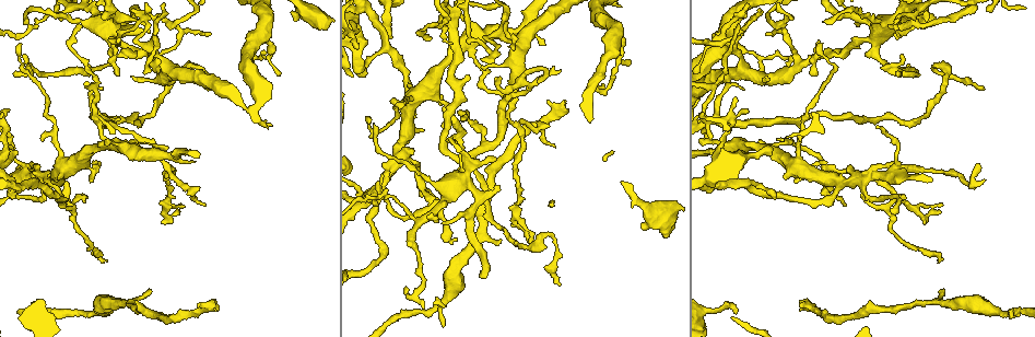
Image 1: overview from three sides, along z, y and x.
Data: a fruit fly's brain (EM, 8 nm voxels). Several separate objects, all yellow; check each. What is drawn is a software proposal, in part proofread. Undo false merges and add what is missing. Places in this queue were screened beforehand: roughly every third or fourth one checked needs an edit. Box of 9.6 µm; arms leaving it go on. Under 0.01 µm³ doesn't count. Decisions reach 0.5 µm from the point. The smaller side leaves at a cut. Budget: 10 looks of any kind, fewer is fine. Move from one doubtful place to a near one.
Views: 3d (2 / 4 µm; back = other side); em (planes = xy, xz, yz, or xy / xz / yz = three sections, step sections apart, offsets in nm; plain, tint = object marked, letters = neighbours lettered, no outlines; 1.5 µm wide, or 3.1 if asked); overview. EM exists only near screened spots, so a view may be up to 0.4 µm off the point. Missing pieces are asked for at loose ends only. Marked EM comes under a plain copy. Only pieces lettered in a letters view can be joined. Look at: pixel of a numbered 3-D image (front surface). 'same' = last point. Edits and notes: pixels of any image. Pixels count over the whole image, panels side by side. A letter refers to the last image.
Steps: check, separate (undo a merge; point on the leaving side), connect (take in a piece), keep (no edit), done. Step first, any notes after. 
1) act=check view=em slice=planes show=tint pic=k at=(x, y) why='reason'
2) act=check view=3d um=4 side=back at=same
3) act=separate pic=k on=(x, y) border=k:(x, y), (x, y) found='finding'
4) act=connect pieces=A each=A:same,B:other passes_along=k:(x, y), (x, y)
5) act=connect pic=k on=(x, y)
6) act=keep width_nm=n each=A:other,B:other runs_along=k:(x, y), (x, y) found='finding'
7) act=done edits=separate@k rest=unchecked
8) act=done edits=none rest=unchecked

act=check view=em slice=xy step=8 show=letters pic=1 at=(23, 21) why='tapers out'

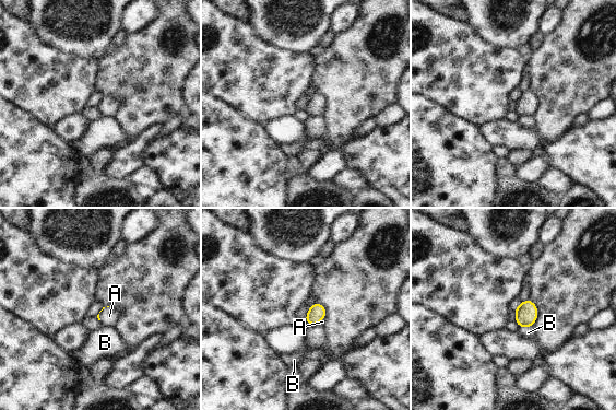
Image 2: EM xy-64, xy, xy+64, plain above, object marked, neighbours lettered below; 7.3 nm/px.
act=check view=em slice=planes show=letters at=same

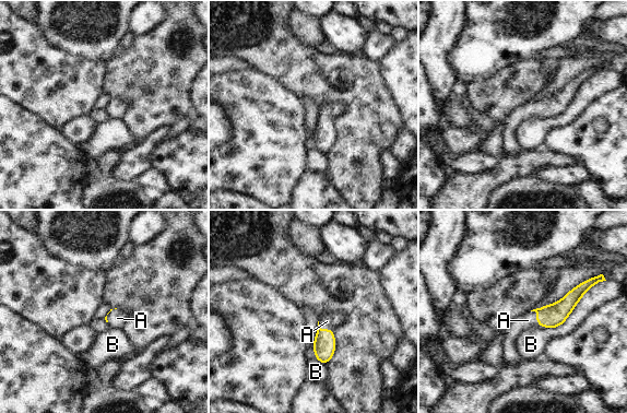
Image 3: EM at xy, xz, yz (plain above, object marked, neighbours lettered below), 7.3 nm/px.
act=connect pieces=A each=A:same,B:other passes_along=3:(552, 316), (536, 321), (528, 320) found='it goes on there'

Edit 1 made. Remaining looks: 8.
act=check view=em slice=xz step=8 show=letters pic=1 at=(30, 67) why='an open end'

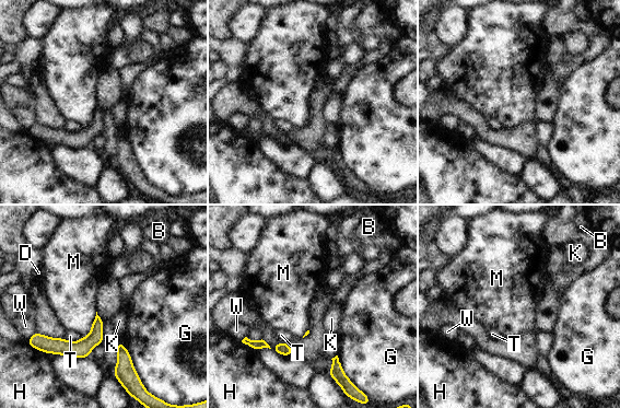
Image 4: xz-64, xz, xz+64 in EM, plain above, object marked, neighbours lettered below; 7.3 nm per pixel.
act=keep each=B:other,D:other,G:other,H:other,K:other,M:other,T:other,W:other runs_along=4:(100, 322), (83, 347), (36, 336) found='no lettered piece goes on from it'

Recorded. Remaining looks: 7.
act=check view=3d um=2 pic=1 at=(942, 203) why='thin end'

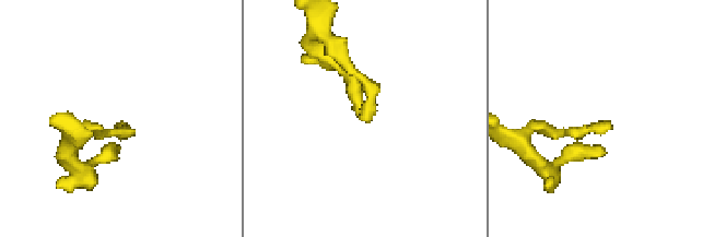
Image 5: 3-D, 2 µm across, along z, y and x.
act=check view=em slice=xz step=8 show=tint pic=5 at=(612, 126) why='need the tissue'

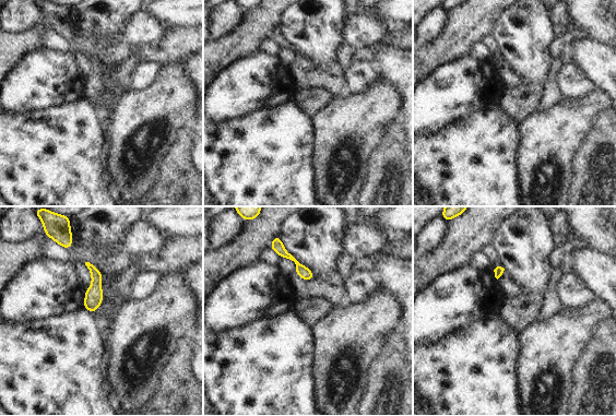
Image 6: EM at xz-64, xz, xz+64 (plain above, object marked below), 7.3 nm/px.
act=check view=em slice=planes show=letters at=same why='another direction'

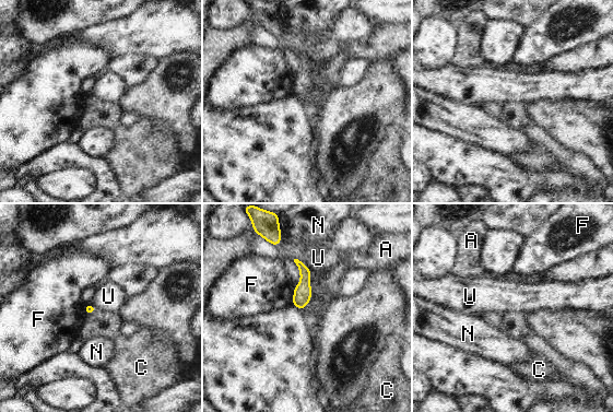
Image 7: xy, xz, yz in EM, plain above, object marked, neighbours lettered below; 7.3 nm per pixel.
act=keep width_nm=70 each=A:other,C:other,F:other,N:other,U:other border=7:(294, 258), (310, 271), (303, 309) found='none of them fits'

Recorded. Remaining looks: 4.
act=done edits=connect@3 rest=unchecked

